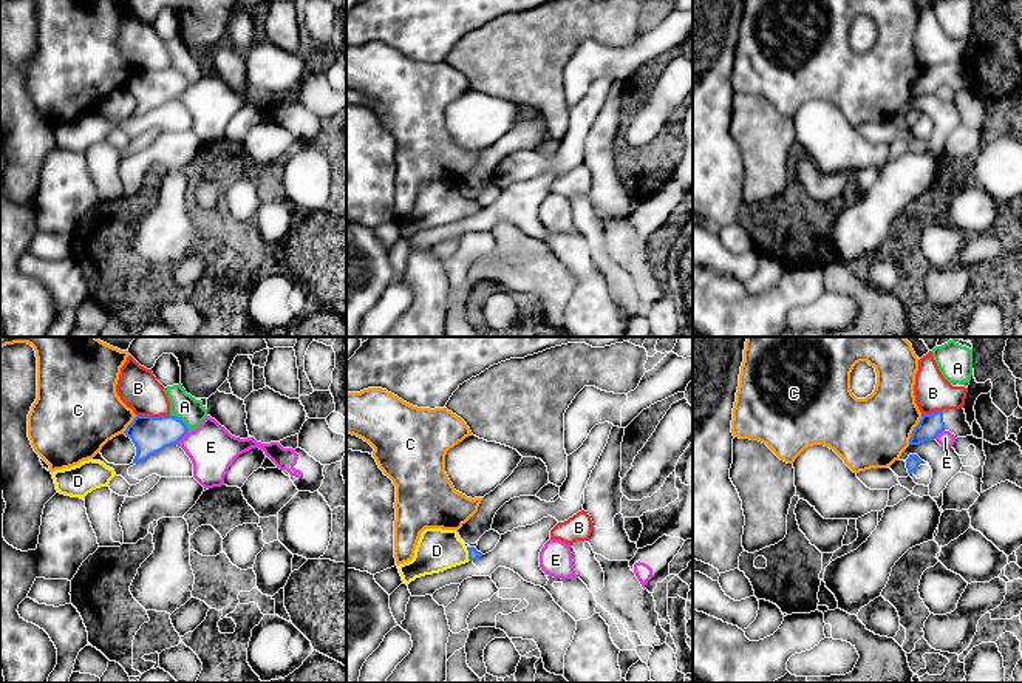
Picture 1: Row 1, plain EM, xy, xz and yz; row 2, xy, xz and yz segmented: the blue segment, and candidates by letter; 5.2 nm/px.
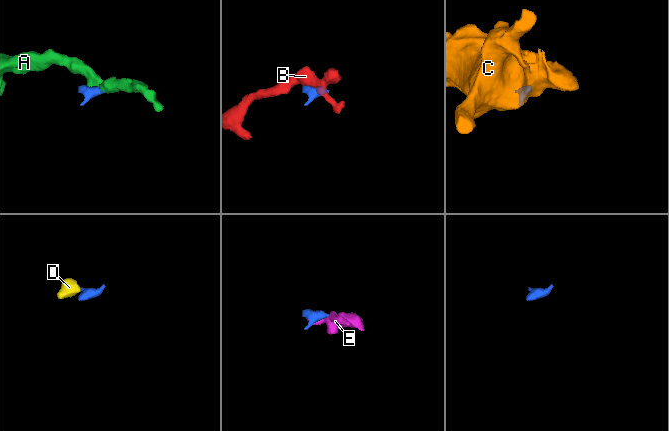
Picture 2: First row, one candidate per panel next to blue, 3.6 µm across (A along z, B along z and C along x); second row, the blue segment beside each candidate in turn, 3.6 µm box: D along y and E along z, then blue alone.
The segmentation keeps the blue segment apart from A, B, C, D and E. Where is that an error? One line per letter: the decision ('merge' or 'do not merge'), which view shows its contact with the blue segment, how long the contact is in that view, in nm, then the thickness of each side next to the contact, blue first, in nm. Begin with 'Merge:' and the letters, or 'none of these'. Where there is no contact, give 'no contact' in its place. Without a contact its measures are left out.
Merge: D
A: do not merge; contact in xy; length 130 nm; calibres 190 and 140 nm
B: do not merge; contact in xy; length 180 nm; calibres 190 and 220 nm
C: do not merge; contact in yz; length 170 nm; calibres 120 and 360 nm
D: merge; contact in xz; length 80 nm; calibres 60 and 220 nm
E: do not merge; contact in xy; length 100 nm; calibres 190 and 240 nm

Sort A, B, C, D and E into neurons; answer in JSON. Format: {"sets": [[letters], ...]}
{"sets": [["A"], ["B"], ["C"], ["D"], ["E"]]}

